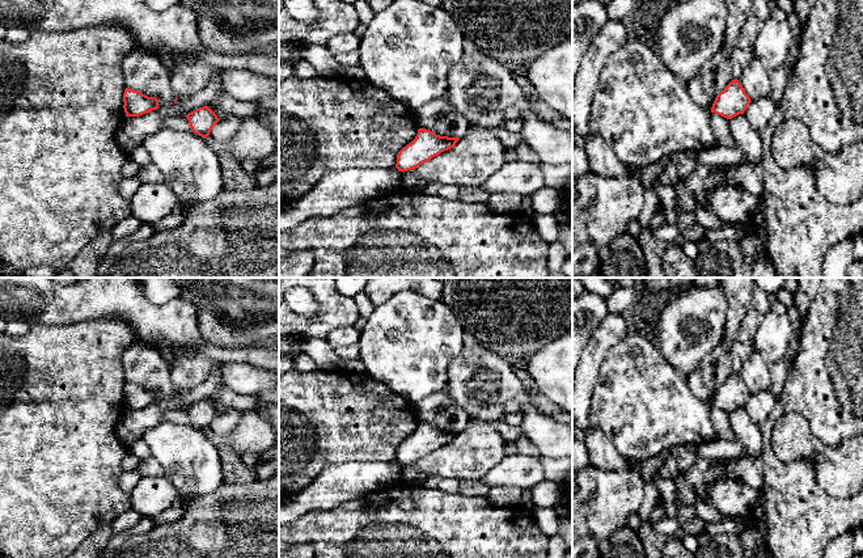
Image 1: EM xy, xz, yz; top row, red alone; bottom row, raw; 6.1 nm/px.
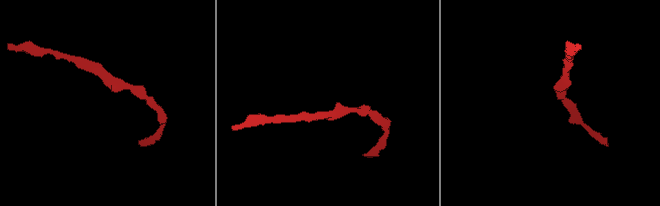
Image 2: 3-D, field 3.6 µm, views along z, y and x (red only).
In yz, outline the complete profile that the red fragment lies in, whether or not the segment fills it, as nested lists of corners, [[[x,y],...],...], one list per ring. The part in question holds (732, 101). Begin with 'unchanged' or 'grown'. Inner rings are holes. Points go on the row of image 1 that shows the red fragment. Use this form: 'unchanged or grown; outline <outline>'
unchanged; outline [[[735,79],[716,96],[711,113],[732,119],[739,114],[744,114],[750,102],[749,96],[745,93],[739,80]]]

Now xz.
unchanged; outline [[[419,128],[415,139],[397,155],[395,168],[407,172],[456,145],[460,138],[440,136]]]

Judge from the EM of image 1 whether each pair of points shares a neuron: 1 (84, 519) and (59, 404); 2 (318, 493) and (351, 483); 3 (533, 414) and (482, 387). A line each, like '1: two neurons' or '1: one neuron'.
1: one neuron
2: one neuron
3: one neuron

